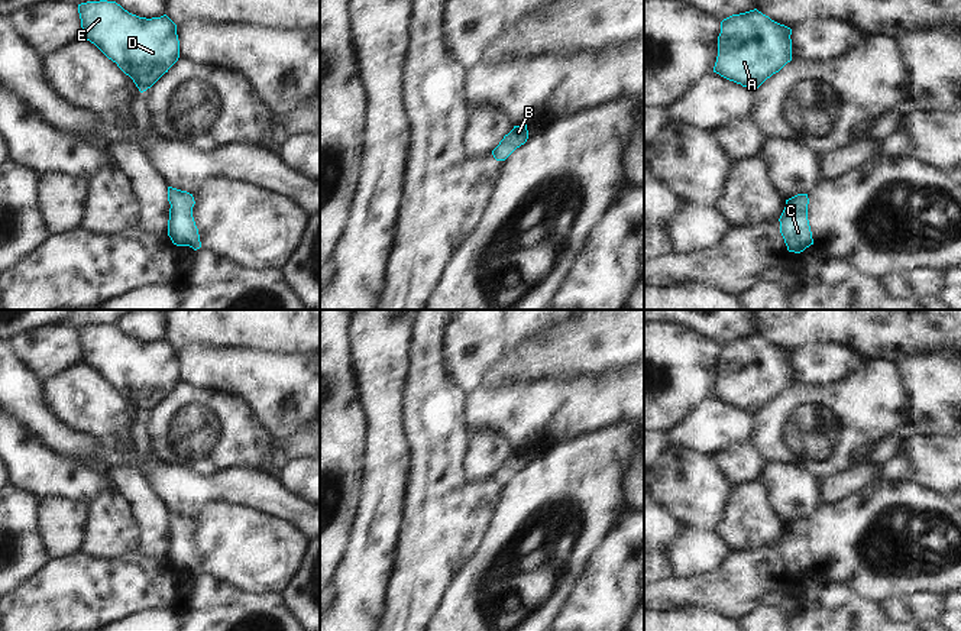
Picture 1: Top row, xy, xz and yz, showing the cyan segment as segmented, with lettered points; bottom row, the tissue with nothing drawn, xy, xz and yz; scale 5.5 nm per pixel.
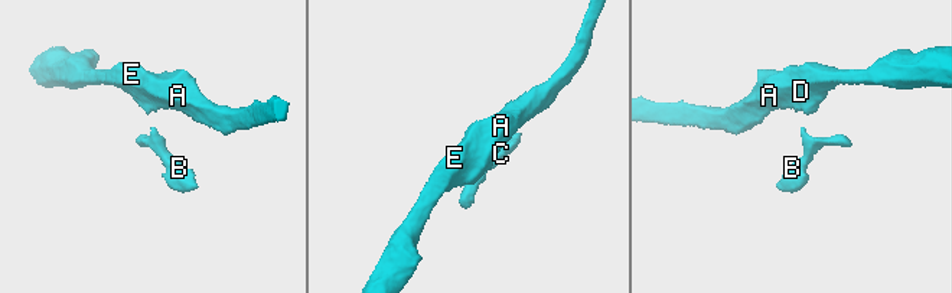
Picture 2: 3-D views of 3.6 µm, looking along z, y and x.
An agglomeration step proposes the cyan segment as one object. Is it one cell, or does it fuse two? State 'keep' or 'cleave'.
keep

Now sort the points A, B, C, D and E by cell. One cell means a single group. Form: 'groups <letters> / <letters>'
groups A B C D E

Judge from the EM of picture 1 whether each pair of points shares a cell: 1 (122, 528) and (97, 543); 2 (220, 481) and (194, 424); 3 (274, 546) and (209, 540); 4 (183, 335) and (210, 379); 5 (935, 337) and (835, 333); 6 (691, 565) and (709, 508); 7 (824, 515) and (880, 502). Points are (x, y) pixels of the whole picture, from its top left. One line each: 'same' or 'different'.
1: same
2: different
3: same
4: different
5: same
6: different
7: same

